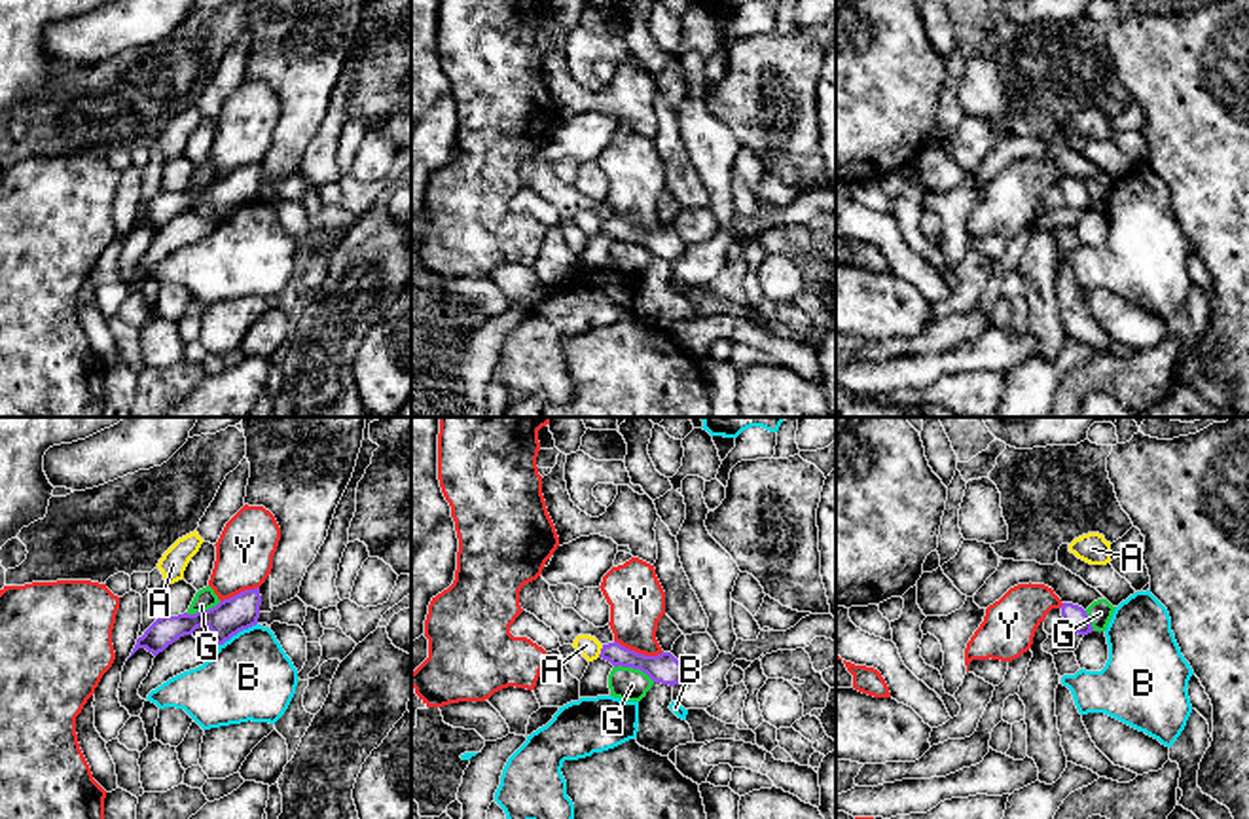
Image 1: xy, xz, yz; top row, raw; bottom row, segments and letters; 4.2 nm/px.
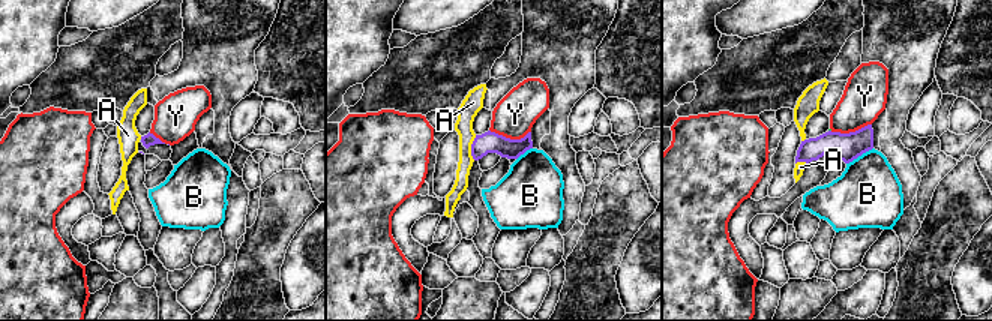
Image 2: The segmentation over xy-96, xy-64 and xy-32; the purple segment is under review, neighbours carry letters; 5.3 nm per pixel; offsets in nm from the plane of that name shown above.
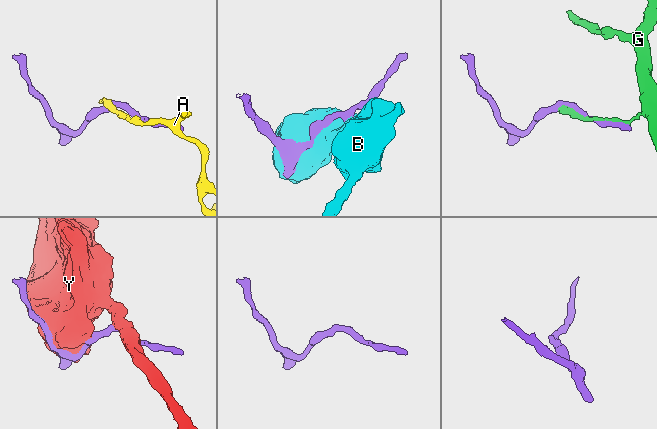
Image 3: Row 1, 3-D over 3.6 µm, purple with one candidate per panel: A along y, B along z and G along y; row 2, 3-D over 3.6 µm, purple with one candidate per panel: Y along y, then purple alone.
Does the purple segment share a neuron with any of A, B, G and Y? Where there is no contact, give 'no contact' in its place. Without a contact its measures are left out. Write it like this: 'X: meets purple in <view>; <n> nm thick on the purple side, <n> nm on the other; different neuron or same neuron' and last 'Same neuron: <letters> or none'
A: meets purple in xz; 100 nm thick on the purple side, 90 nm on the other; different neuron
B: meets purple in xy; 150 nm thick on the purple side, 360 nm on the other; different neuron
G: meets purple in xz; 130 nm thick on the purple side, 140 nm on the other; different neuron
Y: meets purple in xz; 130 nm thick on the purple side, 240 nm on the other; different neuron
Same neuron: none

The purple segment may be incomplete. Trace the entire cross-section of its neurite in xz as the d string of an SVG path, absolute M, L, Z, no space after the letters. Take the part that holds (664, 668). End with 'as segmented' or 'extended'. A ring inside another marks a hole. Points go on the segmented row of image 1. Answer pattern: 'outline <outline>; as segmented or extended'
outline M620 643L603 645L599 658L610 662L614 667L633 667L646 673L654 682L675 686L682 681L686 669L671 654L661 652L658 656L644 656L622 646Z; as segmented

